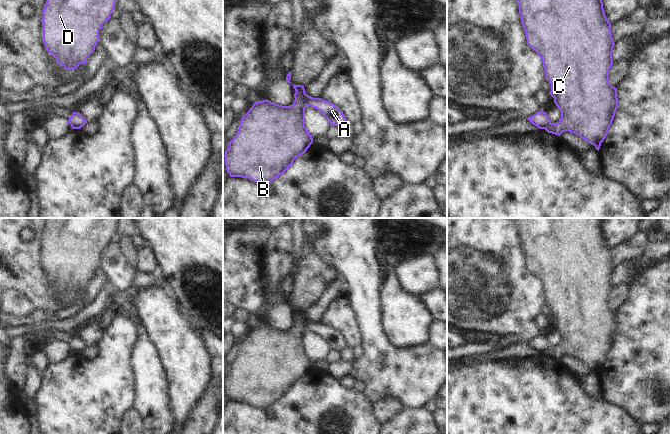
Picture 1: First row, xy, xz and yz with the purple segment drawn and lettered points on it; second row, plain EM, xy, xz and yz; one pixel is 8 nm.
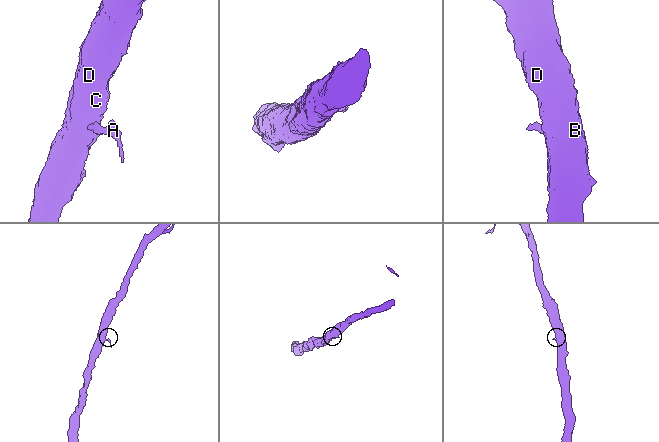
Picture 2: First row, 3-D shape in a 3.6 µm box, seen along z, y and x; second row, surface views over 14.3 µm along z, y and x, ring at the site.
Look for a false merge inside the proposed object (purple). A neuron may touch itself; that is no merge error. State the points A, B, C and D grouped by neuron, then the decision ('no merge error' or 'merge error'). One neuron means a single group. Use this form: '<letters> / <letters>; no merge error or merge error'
A / B C D; merge error

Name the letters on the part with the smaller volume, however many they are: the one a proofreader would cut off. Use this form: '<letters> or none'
A

